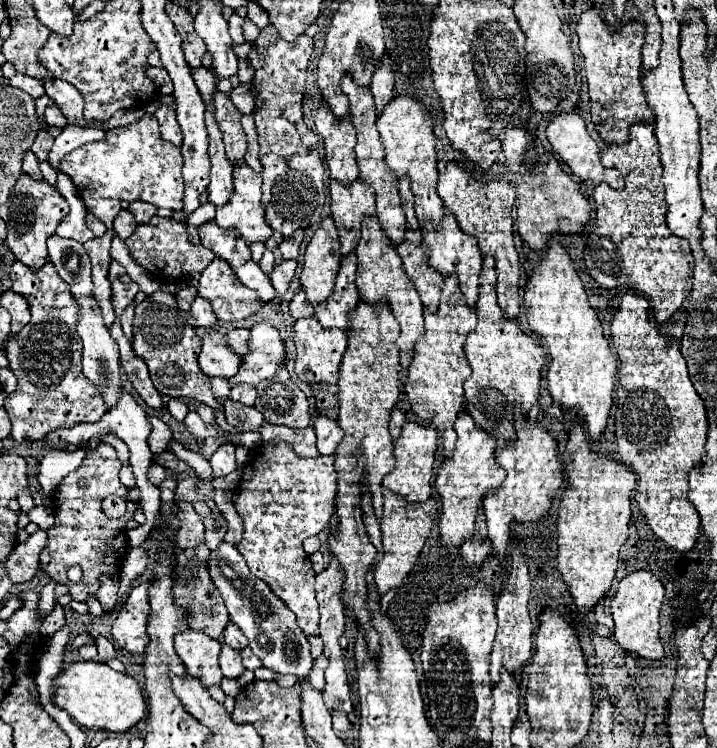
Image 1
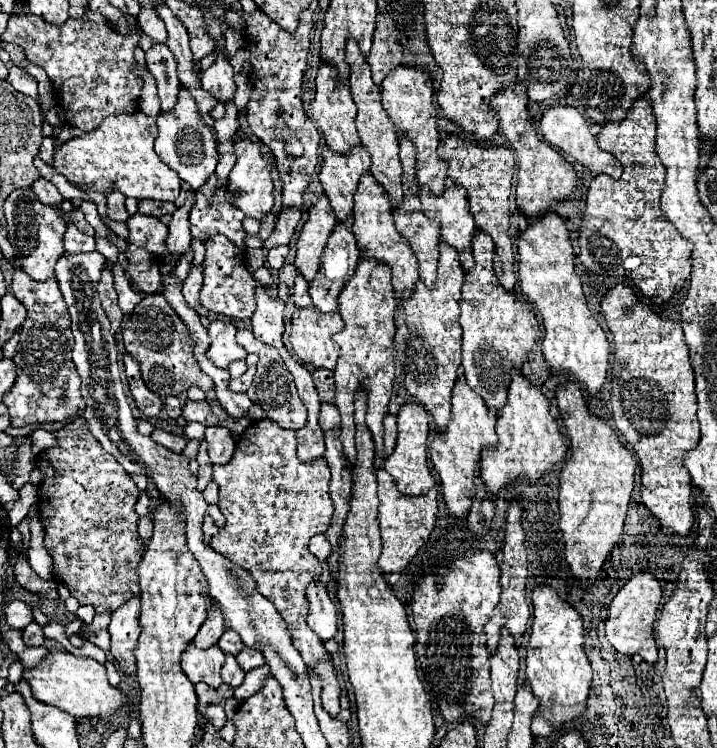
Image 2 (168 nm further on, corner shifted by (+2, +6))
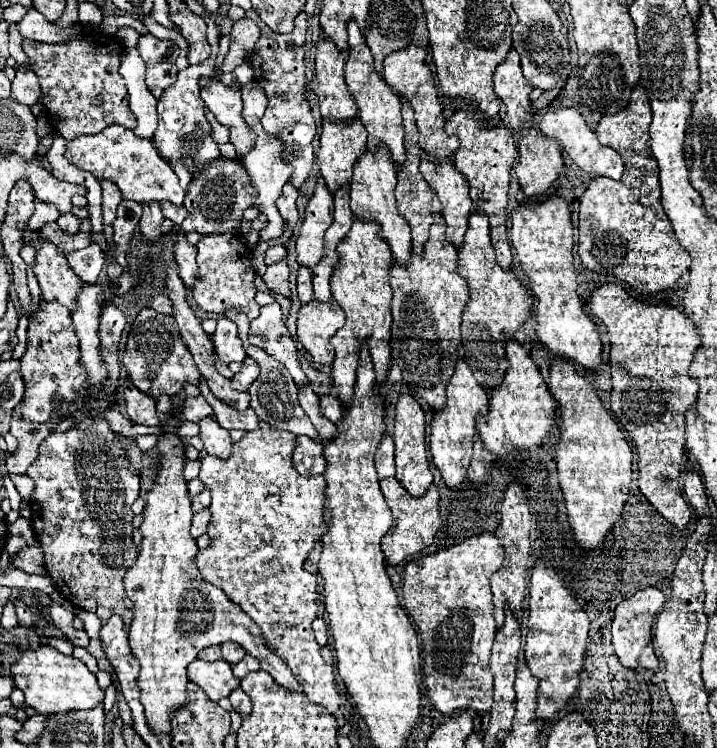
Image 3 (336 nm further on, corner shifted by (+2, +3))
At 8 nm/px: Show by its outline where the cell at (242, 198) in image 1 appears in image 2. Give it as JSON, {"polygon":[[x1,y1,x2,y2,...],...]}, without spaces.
{"polygon":[[241,130,241,142,235,144,235,152,237,152,237,164,233,166,231,174,229,174,229,196,231,192,239,190,239,196,235,196,235,206,241,208,245,212,245,216,257,218,261,220,263,216,267,216,273,208,273,180,271,180,271,166,273,166,273,158,265,158,261,154,259,142,253,142,249,138,247,132]]}

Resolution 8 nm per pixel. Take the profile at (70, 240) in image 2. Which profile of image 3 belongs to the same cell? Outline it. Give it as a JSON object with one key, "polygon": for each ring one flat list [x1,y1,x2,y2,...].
{"polygon":[[91,243,85,249,77,249,71,251,67,255,67,261,71,265,71,269,81,277,81,281,97,281,103,265,105,265,105,253]]}

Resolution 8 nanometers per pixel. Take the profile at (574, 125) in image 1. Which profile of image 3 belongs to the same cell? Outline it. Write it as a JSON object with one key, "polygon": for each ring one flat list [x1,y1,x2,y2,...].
{"polygon":[[549,109,541,123,539,123,539,129,545,137,549,139,555,139,565,151,567,155,585,171,589,173,591,177,597,177,597,175,605,175,605,177,611,177,611,179,621,179,623,175,623,159,619,157,619,153,611,147,603,147,595,133,587,127,585,119,581,117,579,111,575,109]]}

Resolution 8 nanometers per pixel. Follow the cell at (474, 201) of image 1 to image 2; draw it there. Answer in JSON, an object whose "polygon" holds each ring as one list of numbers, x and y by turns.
{"polygon":[[457,135,447,136,439,146,439,154,449,162,447,176,449,180,467,188,469,210,475,218,479,230,485,230,495,242,495,274,505,290,513,290,517,282,515,274,515,252,509,238,509,216,511,216,511,182,515,172,513,152,505,146,483,146,471,140,463,140]]}

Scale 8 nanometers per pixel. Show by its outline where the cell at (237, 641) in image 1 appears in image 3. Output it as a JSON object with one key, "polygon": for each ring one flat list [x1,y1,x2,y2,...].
{"polygon":[[223,643,223,645,221,645,221,653,223,653,223,659,225,659,227,663,235,665,235,663,239,663,239,661,243,659,245,649,243,649,239,643]]}

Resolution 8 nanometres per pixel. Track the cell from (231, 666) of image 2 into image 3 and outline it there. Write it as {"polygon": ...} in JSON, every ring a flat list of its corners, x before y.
{"polygon":[[237,687,235,691,231,691,231,695,229,695,229,699,231,699,231,705,233,705,233,709,237,709,243,717,251,711,251,699,249,699,249,695,241,689,241,687]]}

